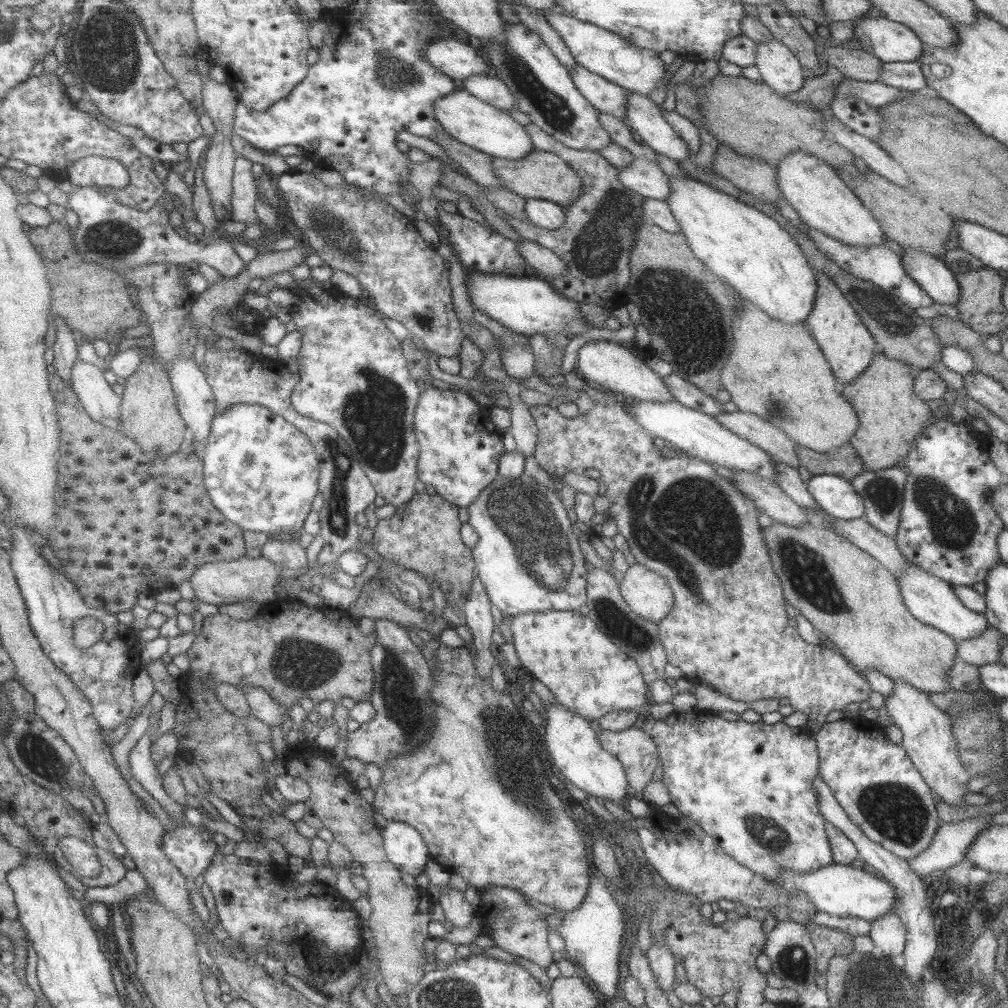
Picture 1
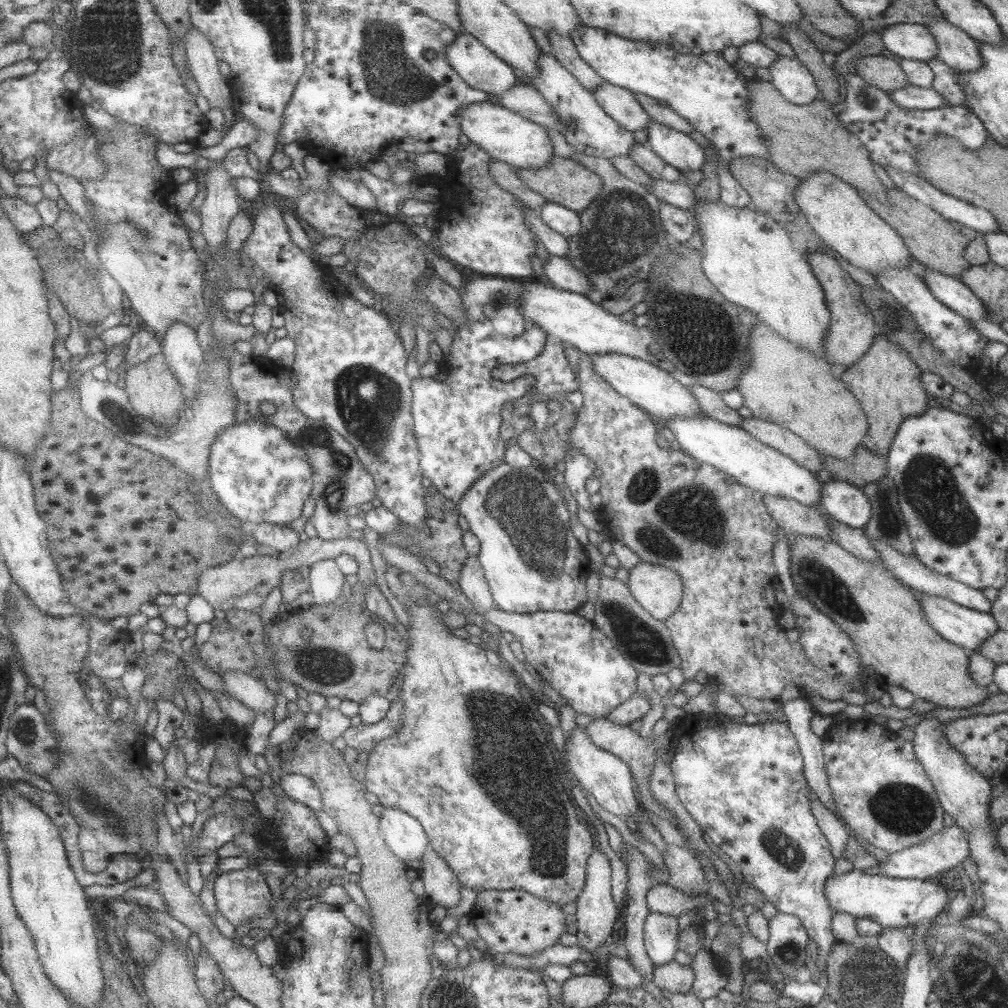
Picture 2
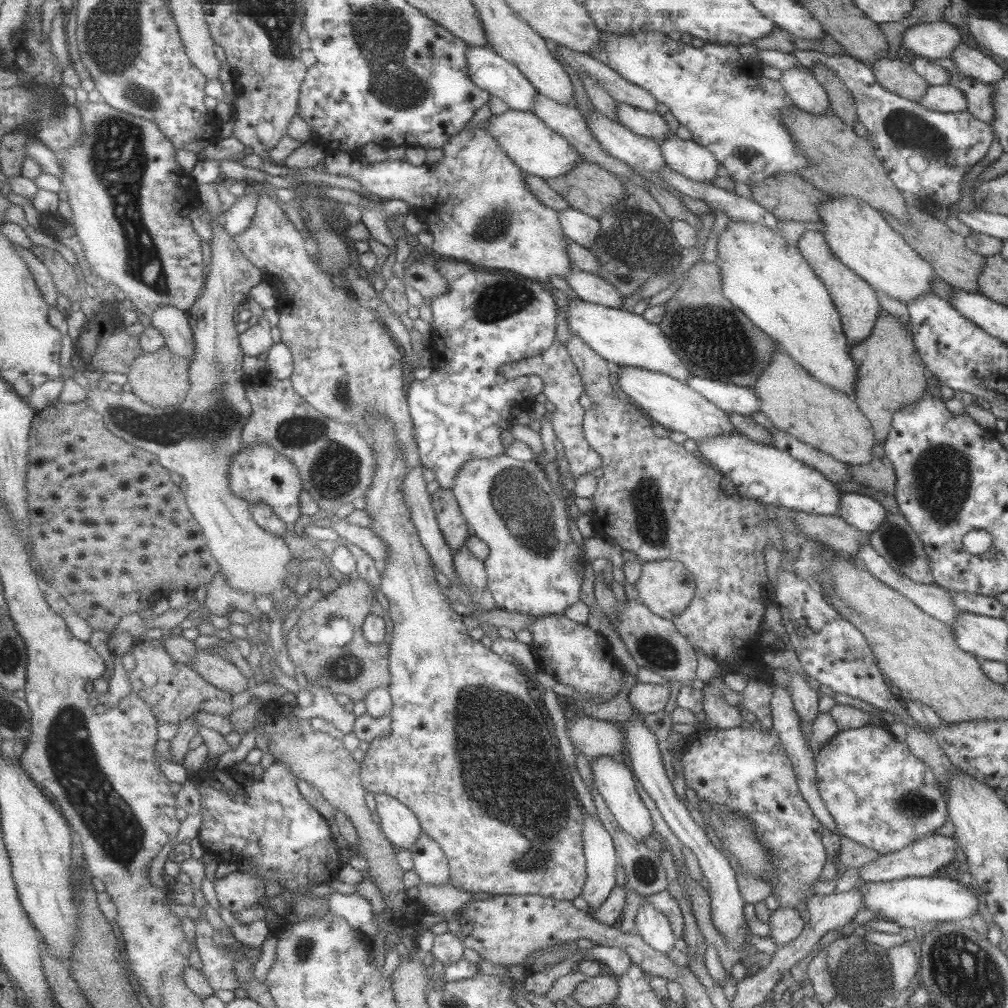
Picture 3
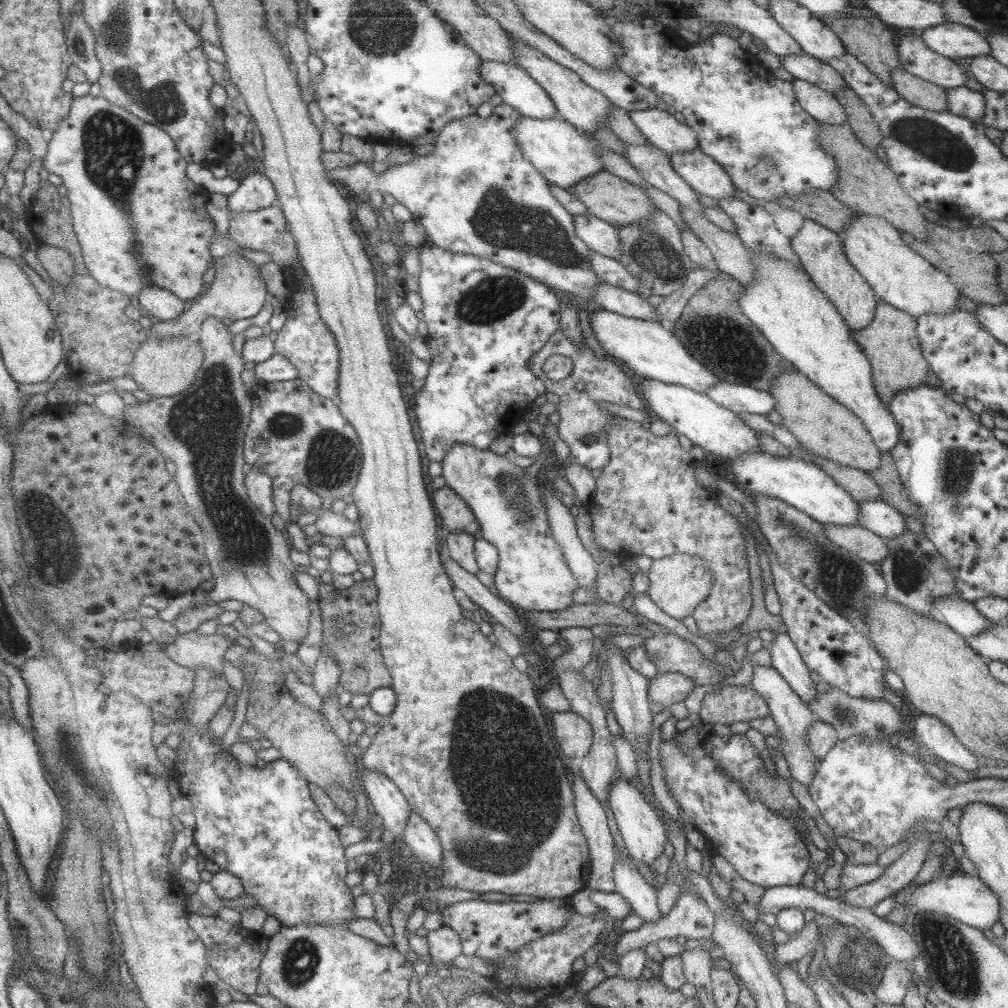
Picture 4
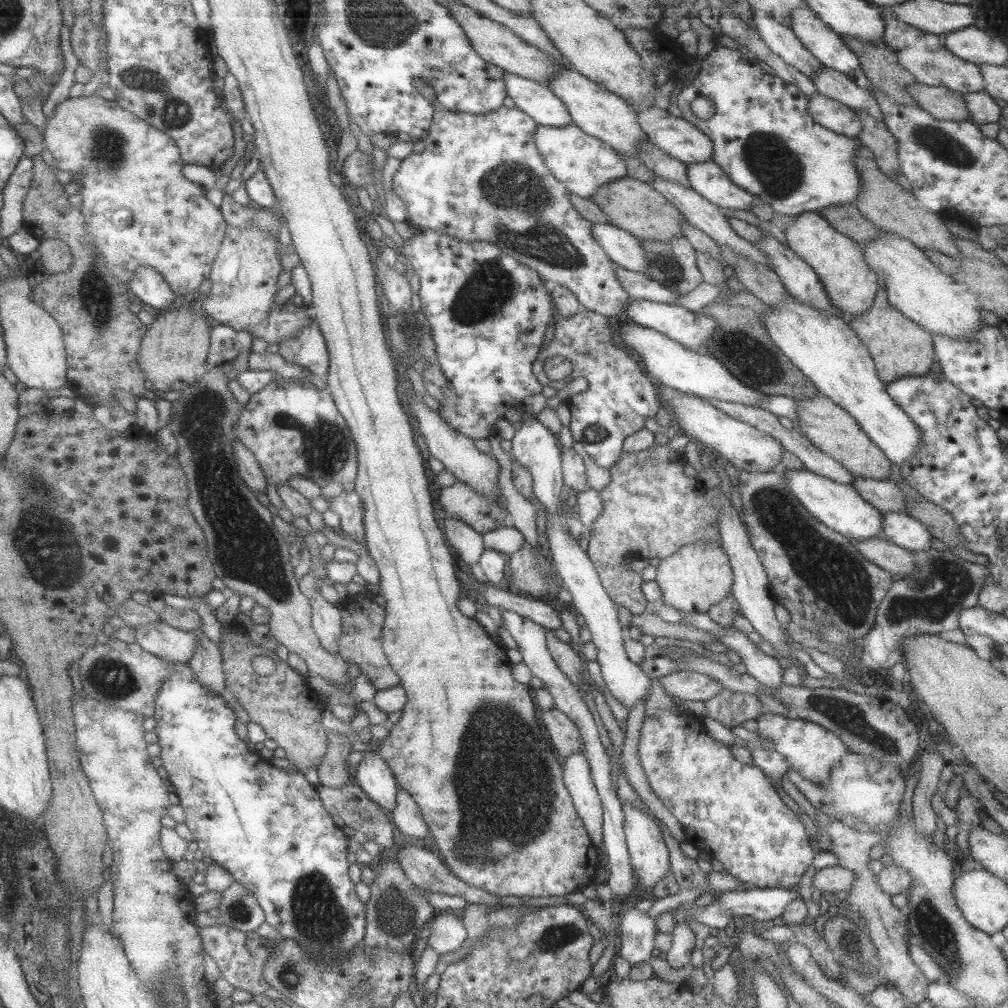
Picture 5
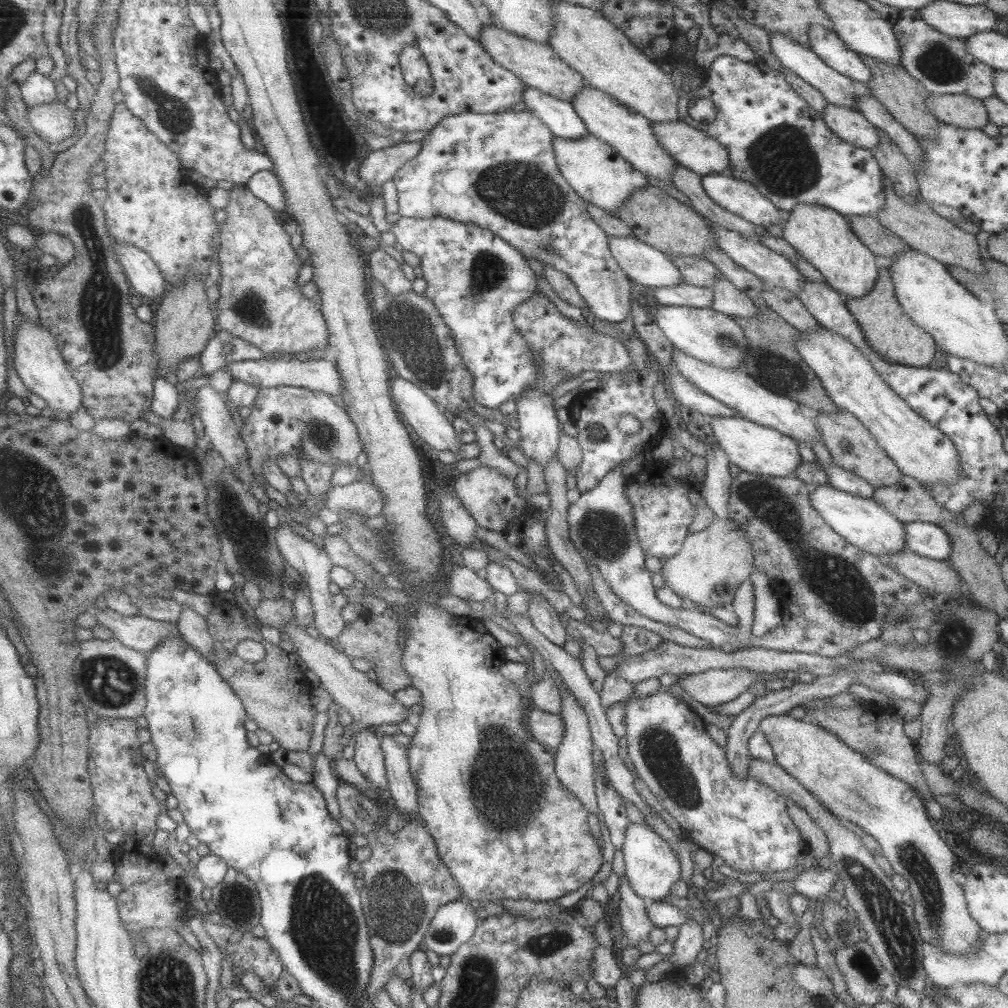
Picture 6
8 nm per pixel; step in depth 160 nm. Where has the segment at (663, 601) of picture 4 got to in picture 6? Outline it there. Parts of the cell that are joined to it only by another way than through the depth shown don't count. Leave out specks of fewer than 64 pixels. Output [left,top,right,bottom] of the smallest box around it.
[660,518,753,608]

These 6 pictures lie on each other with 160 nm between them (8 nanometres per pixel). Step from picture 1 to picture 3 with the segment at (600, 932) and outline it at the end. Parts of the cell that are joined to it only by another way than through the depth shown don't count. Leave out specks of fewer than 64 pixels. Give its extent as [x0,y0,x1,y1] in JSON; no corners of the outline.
[580,810,618,914]

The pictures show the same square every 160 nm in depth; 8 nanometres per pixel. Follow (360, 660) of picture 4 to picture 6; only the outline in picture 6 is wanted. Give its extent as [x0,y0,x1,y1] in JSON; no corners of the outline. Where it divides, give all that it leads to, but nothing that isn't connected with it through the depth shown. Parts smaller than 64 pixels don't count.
[329,608,410,693]

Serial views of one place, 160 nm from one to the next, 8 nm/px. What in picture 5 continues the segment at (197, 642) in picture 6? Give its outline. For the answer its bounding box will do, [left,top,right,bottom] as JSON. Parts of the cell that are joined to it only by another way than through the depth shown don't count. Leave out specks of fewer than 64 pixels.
[188,629,226,695]

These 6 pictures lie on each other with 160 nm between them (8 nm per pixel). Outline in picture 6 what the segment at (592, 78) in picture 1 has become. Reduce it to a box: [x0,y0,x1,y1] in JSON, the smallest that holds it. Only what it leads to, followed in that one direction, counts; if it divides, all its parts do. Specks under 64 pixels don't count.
[651,120,729,176]

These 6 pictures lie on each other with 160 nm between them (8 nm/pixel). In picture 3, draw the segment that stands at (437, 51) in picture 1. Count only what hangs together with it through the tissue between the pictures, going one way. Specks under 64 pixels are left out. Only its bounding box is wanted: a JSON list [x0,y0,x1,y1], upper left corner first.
[465,46,537,110]

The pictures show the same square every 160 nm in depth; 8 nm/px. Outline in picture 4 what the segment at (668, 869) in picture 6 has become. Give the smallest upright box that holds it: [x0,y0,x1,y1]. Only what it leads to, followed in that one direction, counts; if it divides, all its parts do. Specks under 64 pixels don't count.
[606,777,667,865]

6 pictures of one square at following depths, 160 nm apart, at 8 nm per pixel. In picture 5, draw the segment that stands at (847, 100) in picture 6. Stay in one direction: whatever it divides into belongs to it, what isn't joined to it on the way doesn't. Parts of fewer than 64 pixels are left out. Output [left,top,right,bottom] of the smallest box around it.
[751,11,823,78]

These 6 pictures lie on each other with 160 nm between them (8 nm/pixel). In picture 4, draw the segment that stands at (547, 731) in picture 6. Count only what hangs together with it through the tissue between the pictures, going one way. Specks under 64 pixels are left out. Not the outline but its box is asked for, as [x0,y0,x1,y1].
[553,710,592,759]

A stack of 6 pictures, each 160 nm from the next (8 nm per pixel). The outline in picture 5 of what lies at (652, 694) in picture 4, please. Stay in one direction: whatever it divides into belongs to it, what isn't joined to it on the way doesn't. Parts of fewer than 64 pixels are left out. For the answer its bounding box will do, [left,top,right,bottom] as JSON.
[657,671,723,702]

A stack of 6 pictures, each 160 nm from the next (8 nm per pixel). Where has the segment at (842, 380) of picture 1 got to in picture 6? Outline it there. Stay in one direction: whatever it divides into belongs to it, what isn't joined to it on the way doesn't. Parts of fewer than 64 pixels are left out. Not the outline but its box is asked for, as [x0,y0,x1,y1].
[781,204,878,299]

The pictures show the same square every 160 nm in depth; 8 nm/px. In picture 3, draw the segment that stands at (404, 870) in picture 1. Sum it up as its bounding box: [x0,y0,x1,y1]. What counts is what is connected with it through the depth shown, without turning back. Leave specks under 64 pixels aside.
[373,792,422,850]

